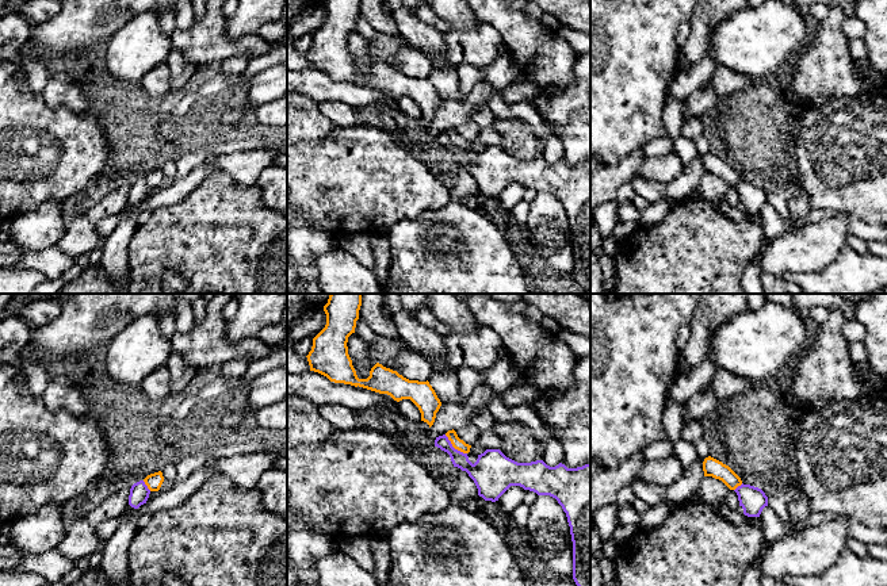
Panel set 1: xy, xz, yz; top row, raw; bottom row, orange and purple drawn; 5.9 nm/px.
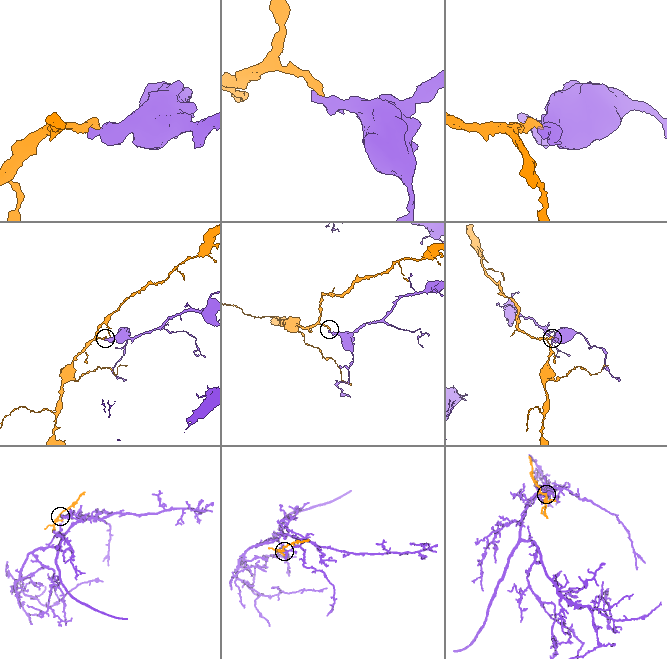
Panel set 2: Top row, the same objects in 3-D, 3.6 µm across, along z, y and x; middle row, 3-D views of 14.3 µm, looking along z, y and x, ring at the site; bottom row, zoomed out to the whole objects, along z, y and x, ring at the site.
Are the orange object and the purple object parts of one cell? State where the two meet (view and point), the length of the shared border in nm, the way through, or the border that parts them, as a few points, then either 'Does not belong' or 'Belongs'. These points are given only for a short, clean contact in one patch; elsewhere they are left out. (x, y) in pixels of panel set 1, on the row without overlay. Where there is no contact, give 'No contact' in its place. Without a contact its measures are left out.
Touches orange at xz (454, 144). Shared border 180 nm. Boundary: xz (444, 131), (455, 145), (466, 150). Does not belong

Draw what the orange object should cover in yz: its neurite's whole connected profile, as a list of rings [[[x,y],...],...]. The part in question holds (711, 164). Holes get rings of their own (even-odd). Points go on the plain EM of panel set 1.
[[[708,153],[703,158],[704,173],[712,173],[722,177],[730,187],[742,181],[741,175],[722,158]]]

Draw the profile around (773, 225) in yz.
[[[769,202],[762,206],[760,217],[762,219],[764,235],[768,241],[775,240],[794,229],[794,226],[784,222],[783,217]]]

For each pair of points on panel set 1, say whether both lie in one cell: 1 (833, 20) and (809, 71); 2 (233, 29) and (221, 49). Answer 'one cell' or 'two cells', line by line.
1: one cell
2: two cells

